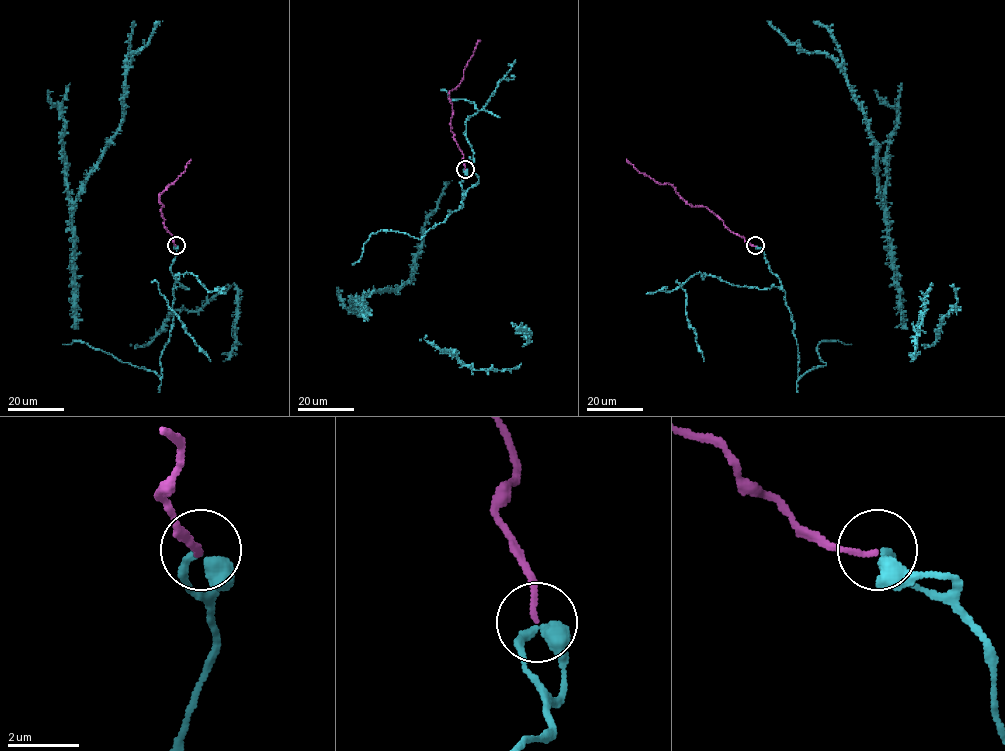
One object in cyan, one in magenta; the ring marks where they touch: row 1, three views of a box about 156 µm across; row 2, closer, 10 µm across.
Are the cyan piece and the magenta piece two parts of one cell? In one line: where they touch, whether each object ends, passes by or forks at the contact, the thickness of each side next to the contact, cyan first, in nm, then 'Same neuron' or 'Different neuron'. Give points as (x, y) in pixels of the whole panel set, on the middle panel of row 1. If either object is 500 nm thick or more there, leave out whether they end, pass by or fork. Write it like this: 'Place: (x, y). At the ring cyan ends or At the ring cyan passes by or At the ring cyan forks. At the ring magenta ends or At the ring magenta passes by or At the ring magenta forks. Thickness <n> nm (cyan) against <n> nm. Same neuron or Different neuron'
Place: (465, 169). At the ring cyan passes by. At the ring magenta ends. Thickness 300 nm (cyan) against 120 nm. Same neuron

